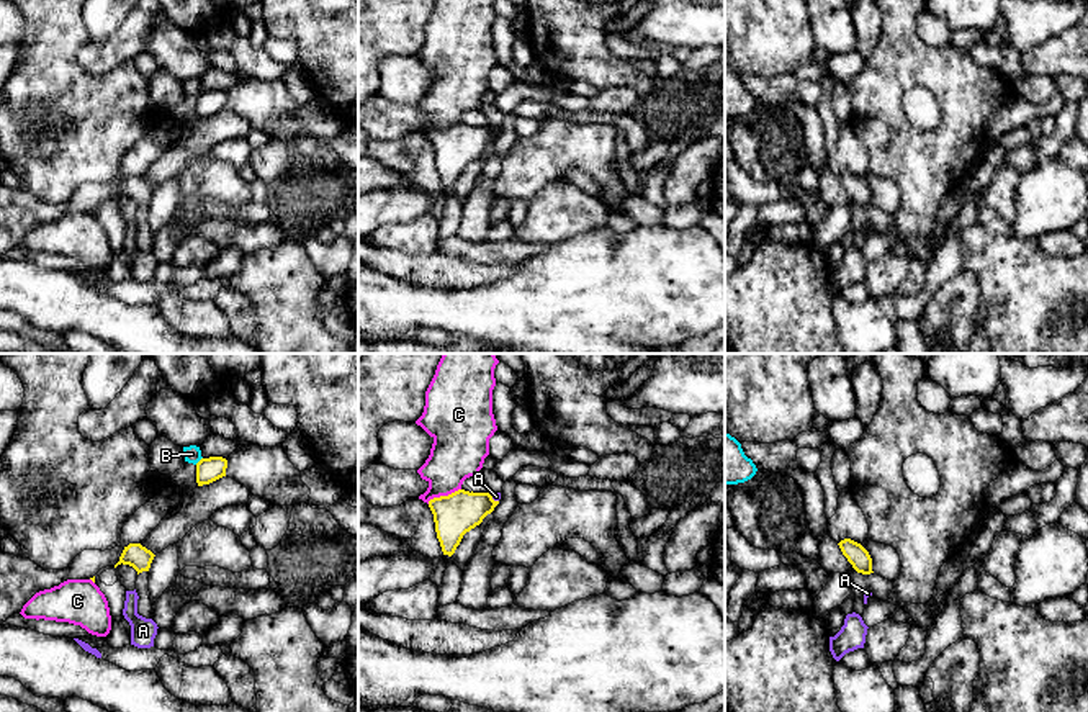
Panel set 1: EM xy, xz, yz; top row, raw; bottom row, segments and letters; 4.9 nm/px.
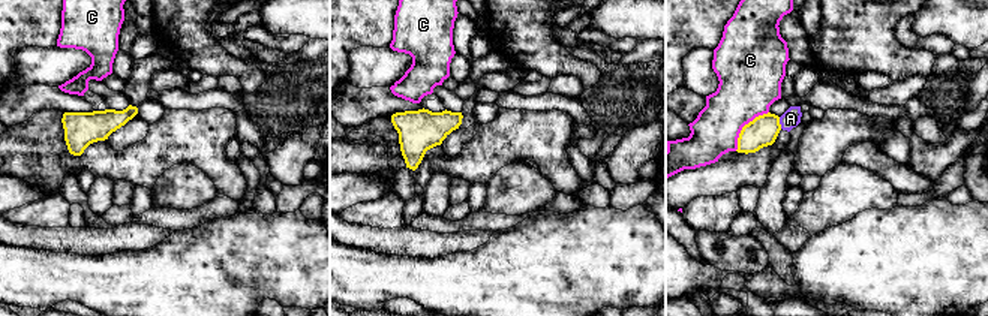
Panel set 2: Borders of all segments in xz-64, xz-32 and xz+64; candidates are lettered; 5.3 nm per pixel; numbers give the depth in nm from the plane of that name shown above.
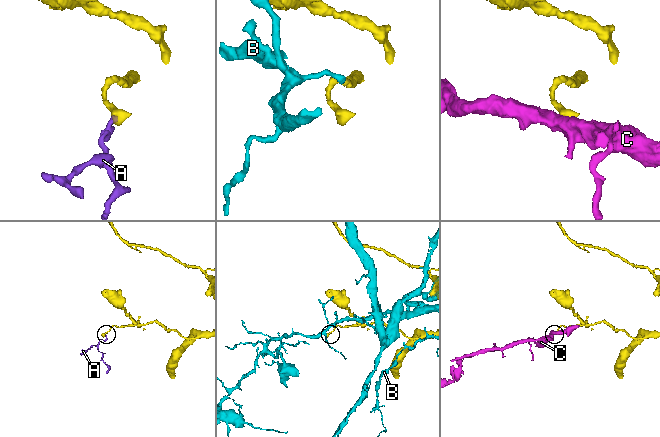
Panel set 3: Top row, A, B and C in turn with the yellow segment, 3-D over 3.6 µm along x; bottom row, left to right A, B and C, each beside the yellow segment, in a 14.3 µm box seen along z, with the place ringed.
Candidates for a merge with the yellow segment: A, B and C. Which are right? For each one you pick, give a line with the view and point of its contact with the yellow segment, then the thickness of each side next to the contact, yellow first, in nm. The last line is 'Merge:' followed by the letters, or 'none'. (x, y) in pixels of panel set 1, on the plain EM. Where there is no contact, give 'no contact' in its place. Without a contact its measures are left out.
Merge: none

